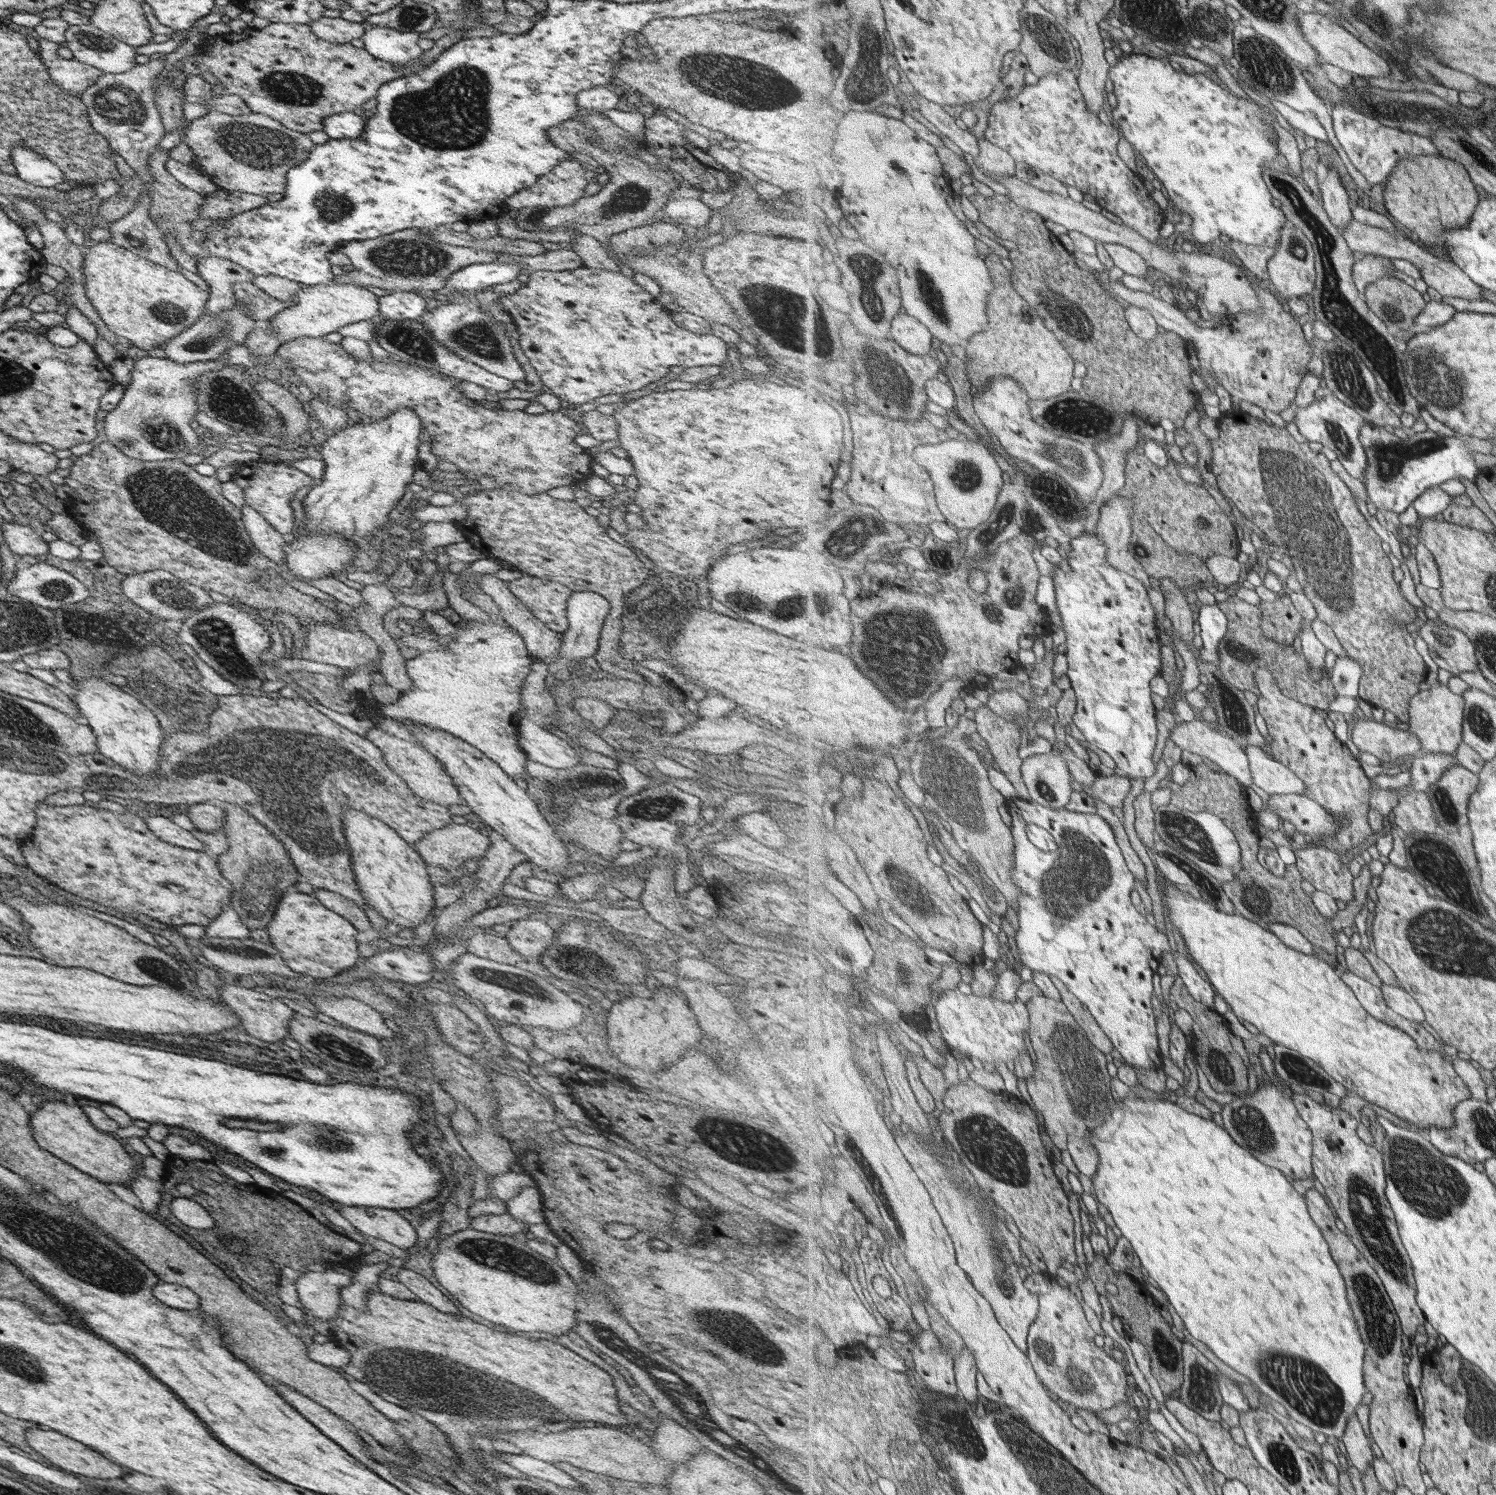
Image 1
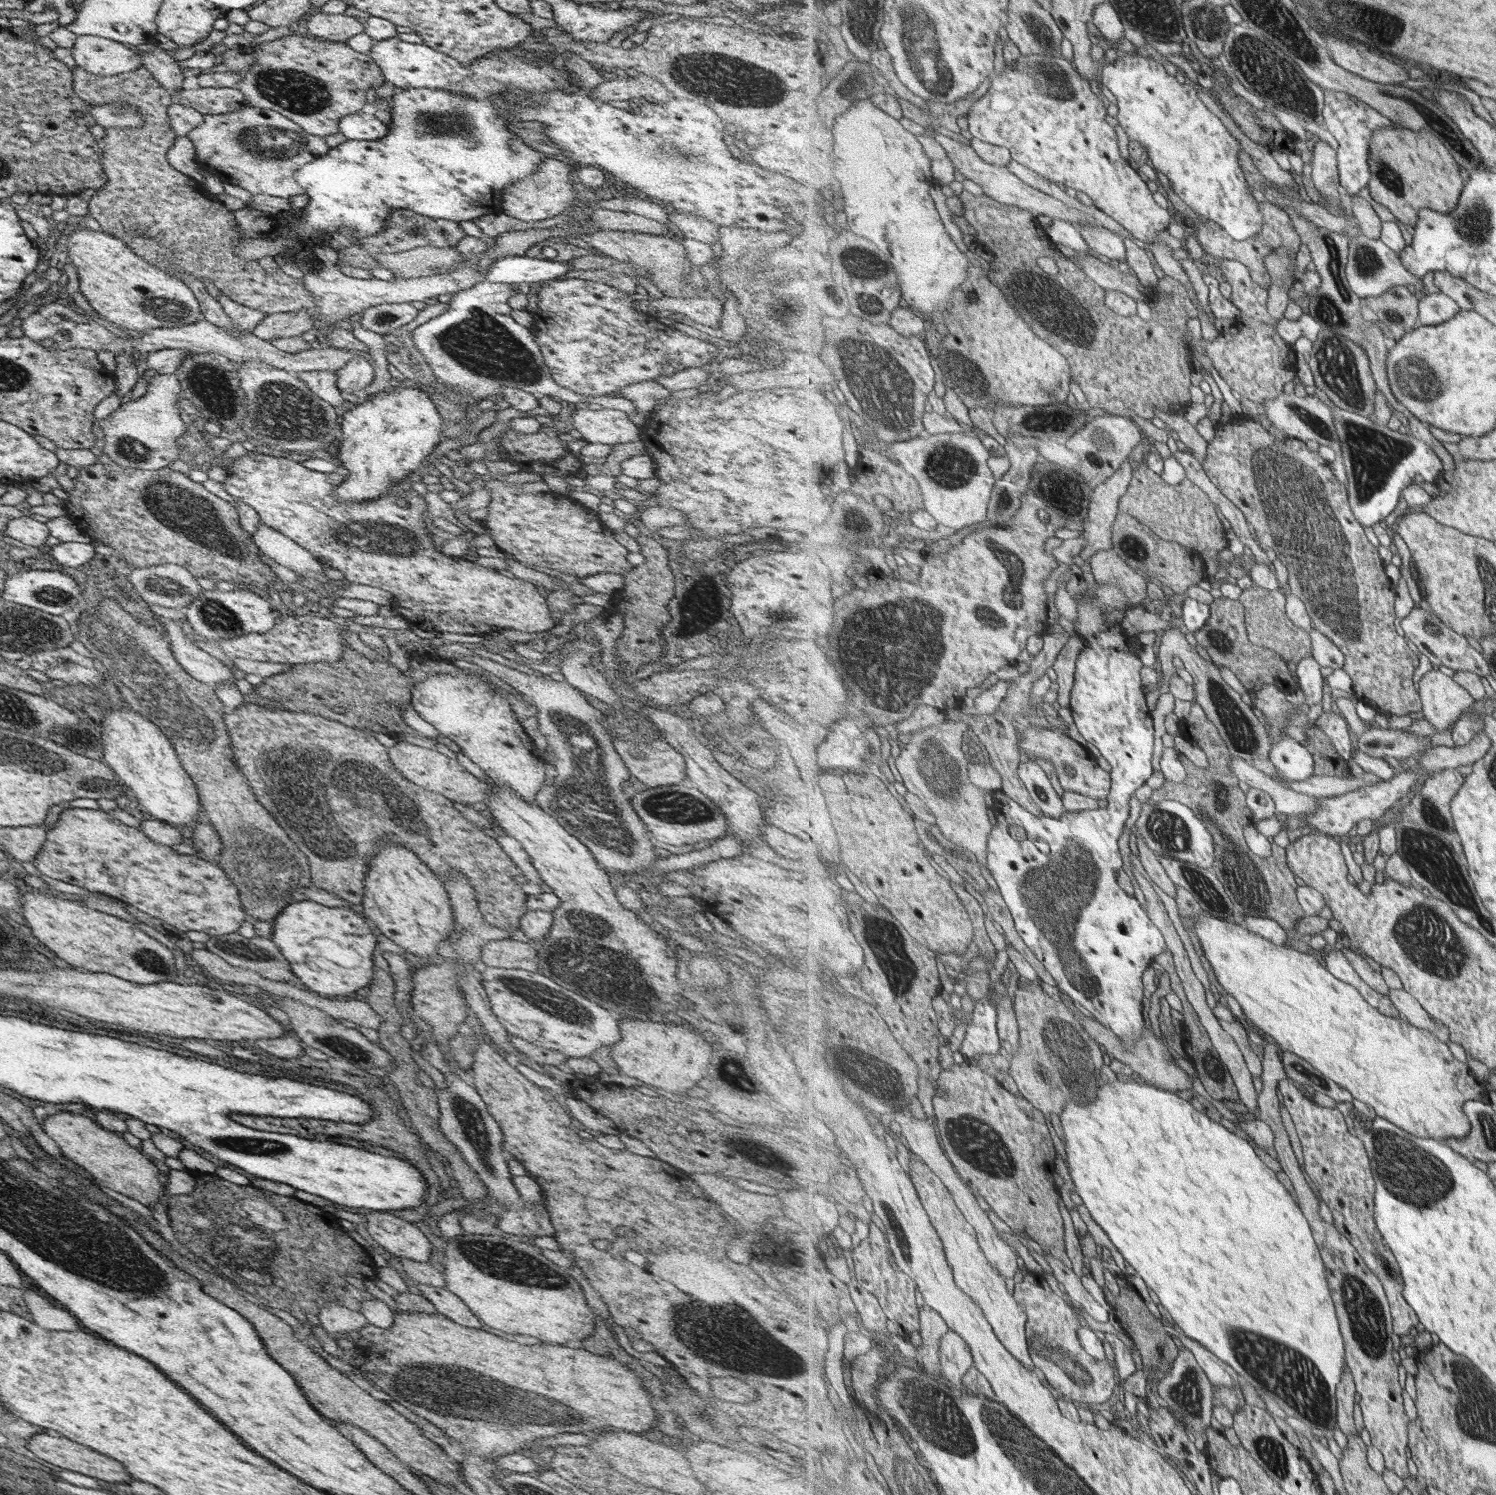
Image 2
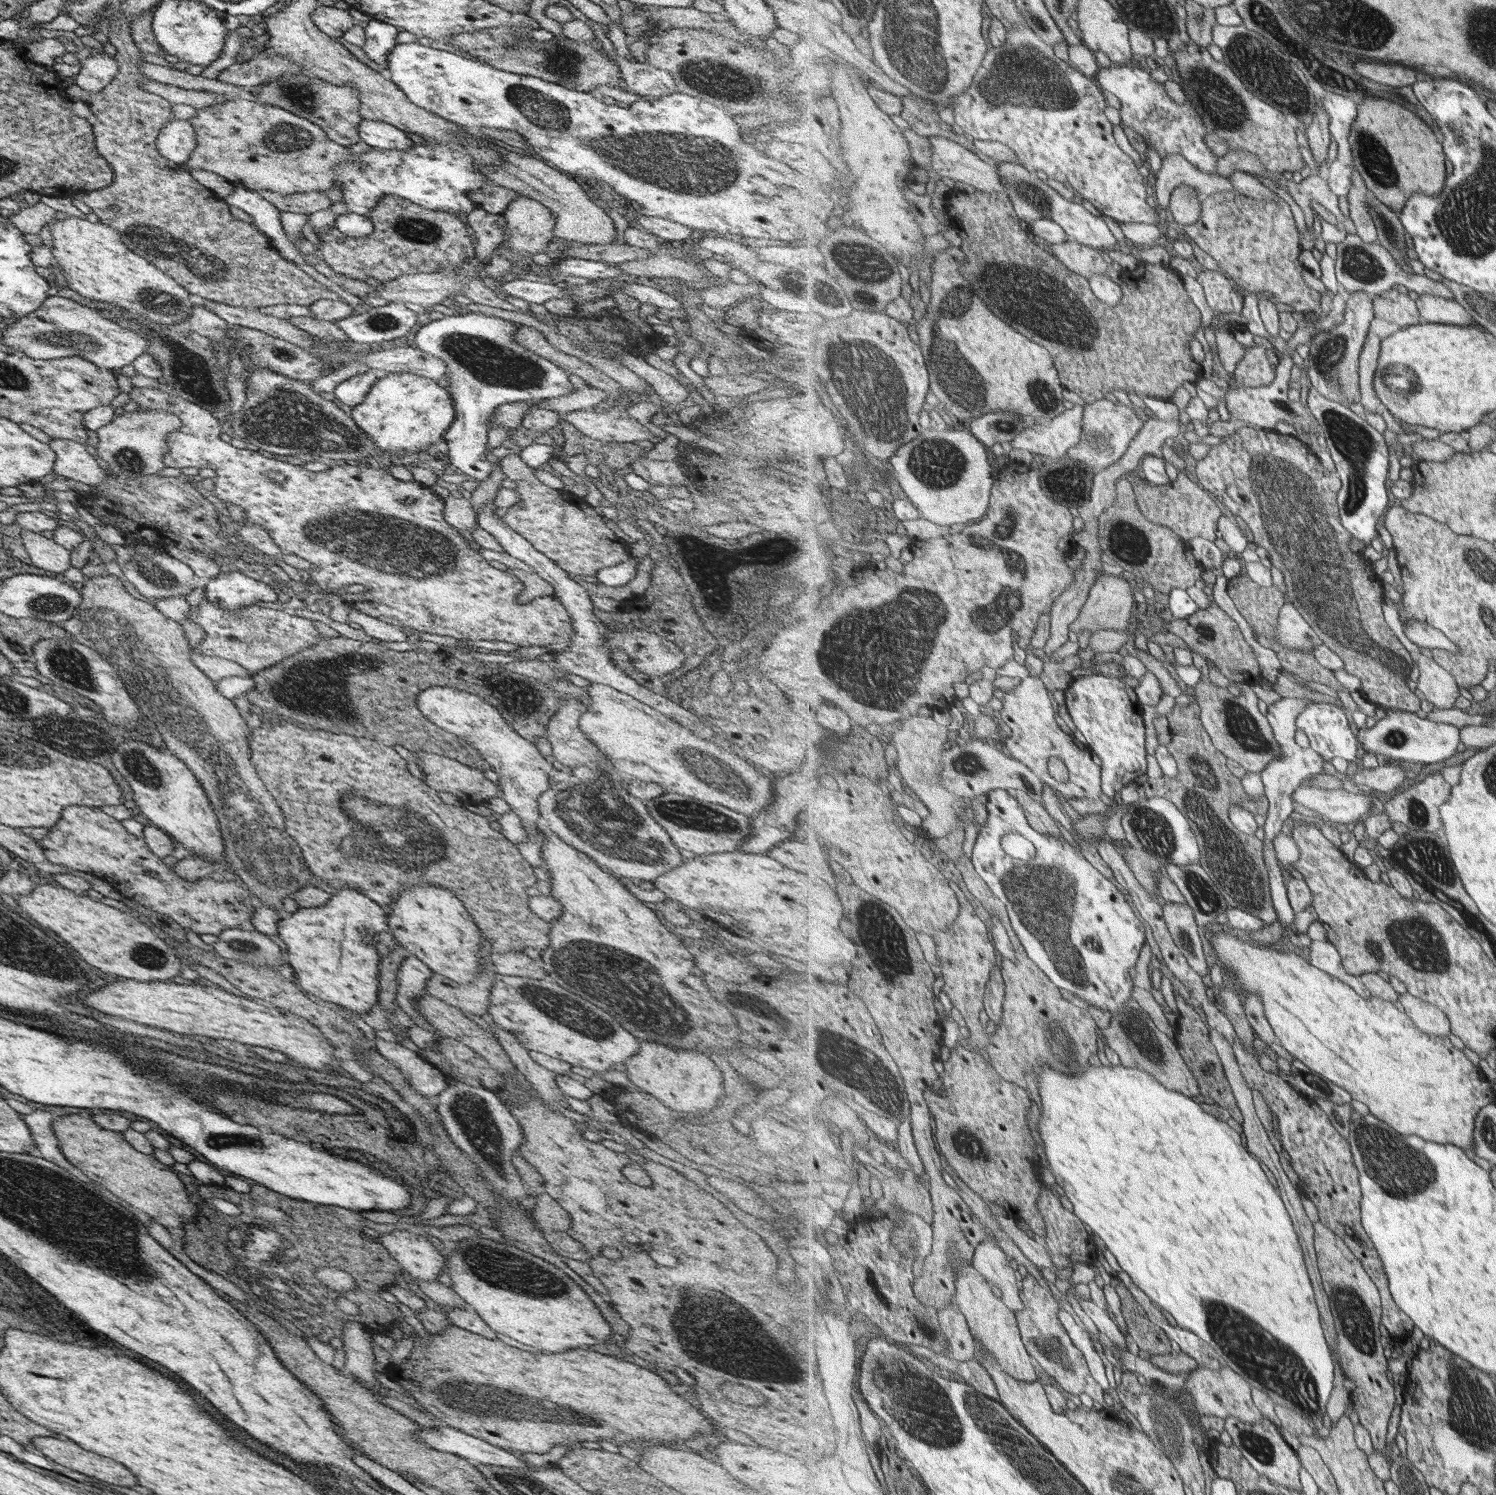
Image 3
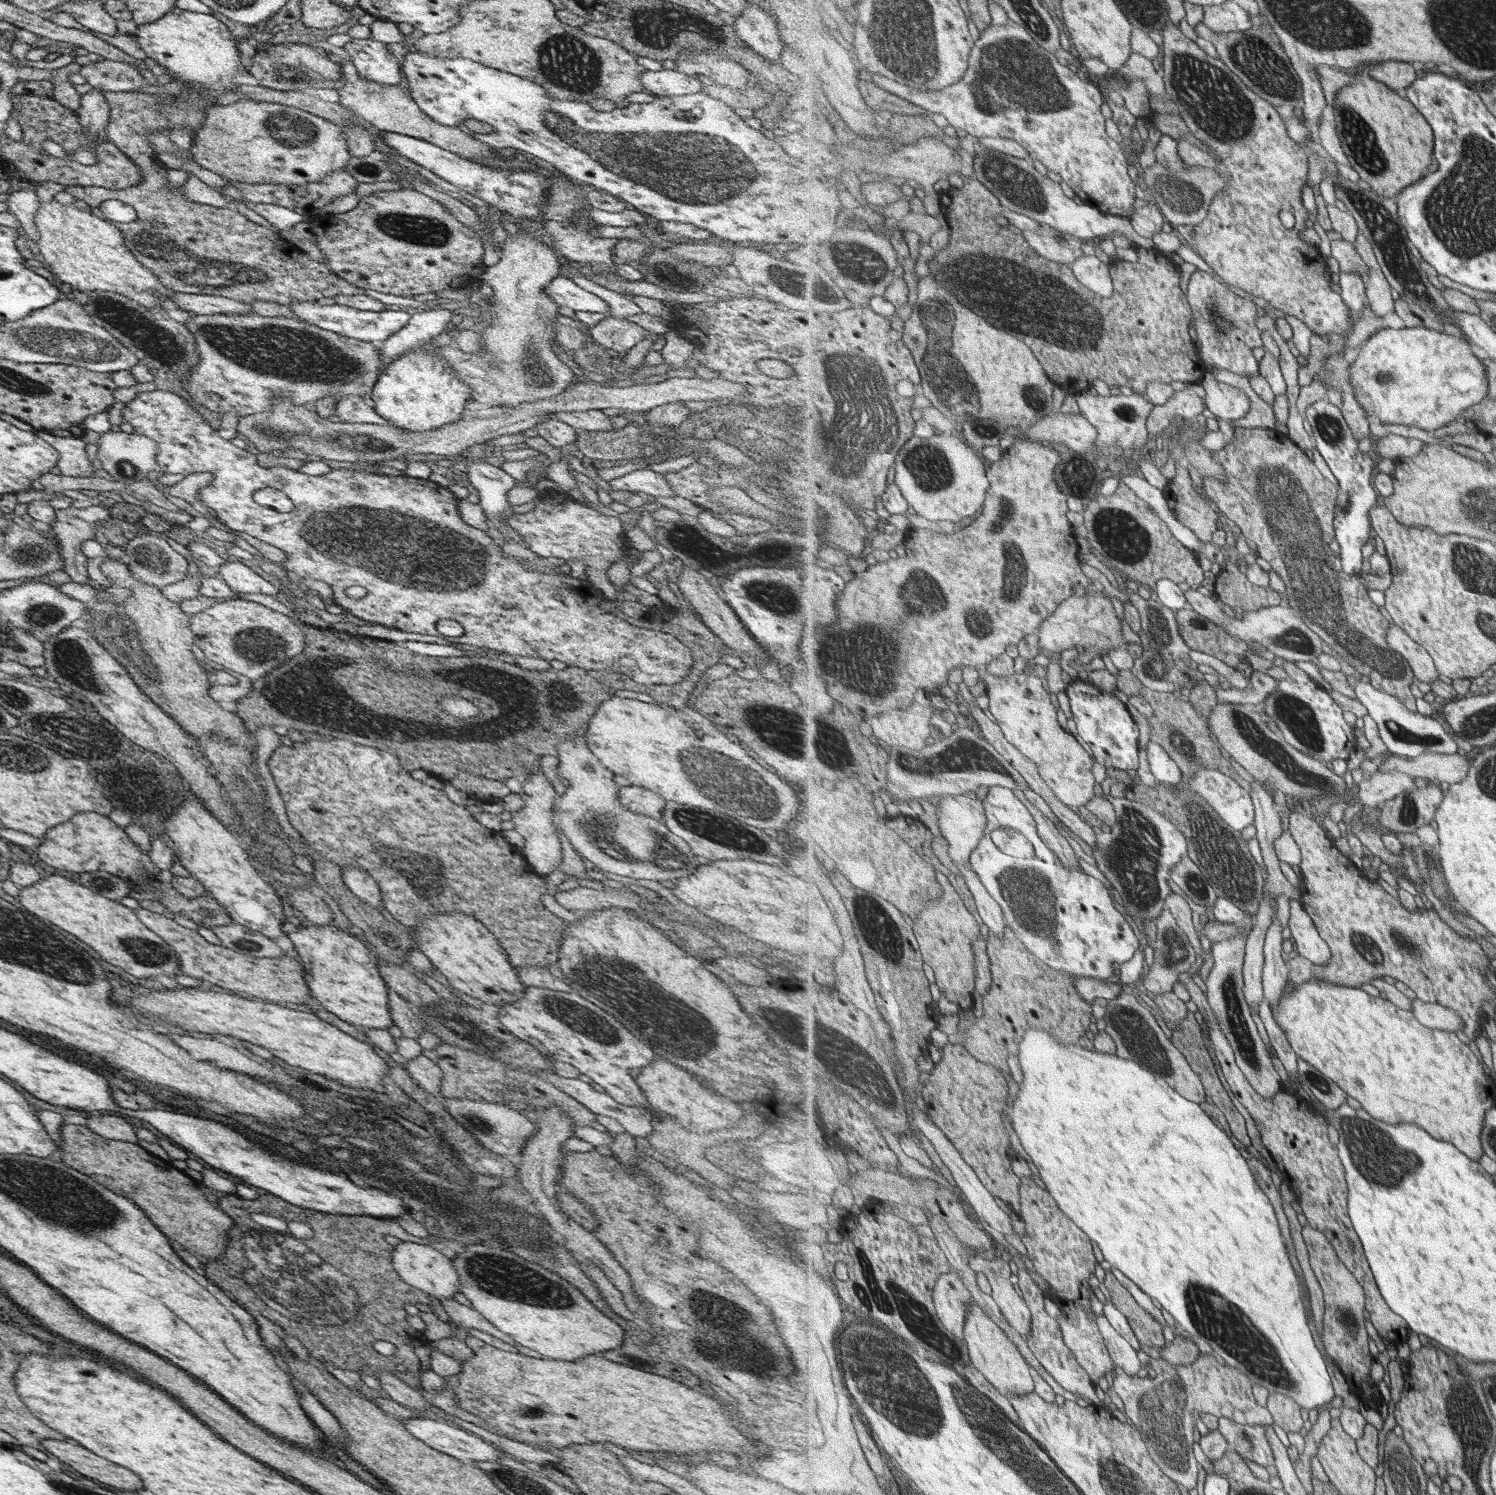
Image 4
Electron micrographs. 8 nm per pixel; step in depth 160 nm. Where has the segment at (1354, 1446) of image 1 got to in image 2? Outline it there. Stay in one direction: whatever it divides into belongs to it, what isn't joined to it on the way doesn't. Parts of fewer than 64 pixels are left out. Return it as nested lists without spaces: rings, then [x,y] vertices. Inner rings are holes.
[[[1346,1364],[1343,1381],[1337,1387],[1337,1426],[1347,1439],[1352,1436],[1355,1426],[1355,1380]]]

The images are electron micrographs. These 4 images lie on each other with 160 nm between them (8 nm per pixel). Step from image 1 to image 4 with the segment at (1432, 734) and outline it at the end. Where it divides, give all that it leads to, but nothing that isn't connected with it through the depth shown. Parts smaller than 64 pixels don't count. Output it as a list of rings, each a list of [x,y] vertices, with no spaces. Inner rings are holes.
[[[1390,624],[1388,635],[1385,638],[1391,646],[1391,652],[1395,652],[1407,660],[1417,680],[1428,685],[1434,680],[1439,680],[1440,670],[1437,668],[1434,658],[1431,658],[1431,654],[1425,647],[1411,639],[1403,628]]]

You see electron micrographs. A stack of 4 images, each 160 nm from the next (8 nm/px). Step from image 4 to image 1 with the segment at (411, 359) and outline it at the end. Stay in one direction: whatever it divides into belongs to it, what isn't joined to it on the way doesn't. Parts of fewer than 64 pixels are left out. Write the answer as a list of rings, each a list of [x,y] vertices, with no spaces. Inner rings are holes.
[[[400,408],[395,412],[392,412],[385,418],[379,418],[379,421],[367,420],[367,424],[357,423],[351,426],[345,426],[343,429],[337,431],[337,433],[329,434],[327,441],[320,447],[320,454],[324,462],[324,472],[322,479],[313,484],[311,490],[307,492],[307,496],[303,498],[301,502],[301,509],[303,509],[303,516],[305,520],[301,522],[303,531],[297,536],[289,535],[288,541],[283,543],[282,549],[284,552],[284,565],[290,574],[291,578],[298,576],[298,578],[321,578],[322,576],[332,576],[332,572],[345,571],[346,568],[352,564],[352,560],[356,558],[357,544],[361,540],[369,540],[372,536],[380,536],[380,533],[386,527],[387,515],[396,506],[396,503],[403,497],[403,492],[407,485],[412,482],[412,474],[417,469],[417,444],[422,442],[421,436],[423,435],[423,427],[421,427],[421,421],[419,417],[410,408]]]

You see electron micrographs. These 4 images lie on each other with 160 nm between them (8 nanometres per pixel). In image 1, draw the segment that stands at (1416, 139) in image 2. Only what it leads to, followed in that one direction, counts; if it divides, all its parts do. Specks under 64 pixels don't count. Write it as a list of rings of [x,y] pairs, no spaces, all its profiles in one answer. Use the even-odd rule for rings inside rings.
[[[1433,155],[1406,156],[1385,182],[1382,209],[1413,231],[1426,246],[1446,248],[1444,230],[1465,228],[1480,205],[1477,185],[1463,164]]]

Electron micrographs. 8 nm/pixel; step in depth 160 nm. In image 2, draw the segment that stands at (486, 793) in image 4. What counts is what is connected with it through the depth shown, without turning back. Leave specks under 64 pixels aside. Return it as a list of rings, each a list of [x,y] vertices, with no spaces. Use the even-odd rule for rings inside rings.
[[[396,739],[396,744],[386,748],[389,762],[413,785],[419,785],[425,790],[435,792],[453,802],[467,805],[470,802],[485,800],[489,785],[481,782],[475,776],[459,765],[455,759],[448,758],[427,748],[405,743]]]

